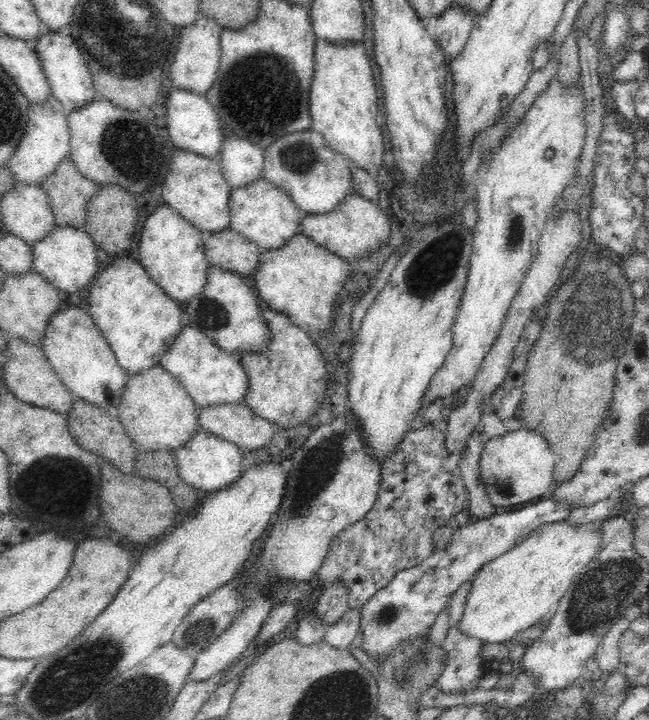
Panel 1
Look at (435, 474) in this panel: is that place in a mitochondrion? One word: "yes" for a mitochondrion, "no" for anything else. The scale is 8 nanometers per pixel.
no

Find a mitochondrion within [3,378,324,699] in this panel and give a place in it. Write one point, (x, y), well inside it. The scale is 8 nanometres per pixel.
(36, 474)

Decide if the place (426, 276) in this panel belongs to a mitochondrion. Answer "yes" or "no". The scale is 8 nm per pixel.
yes

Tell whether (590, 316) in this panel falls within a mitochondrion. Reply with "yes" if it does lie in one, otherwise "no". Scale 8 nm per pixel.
yes

